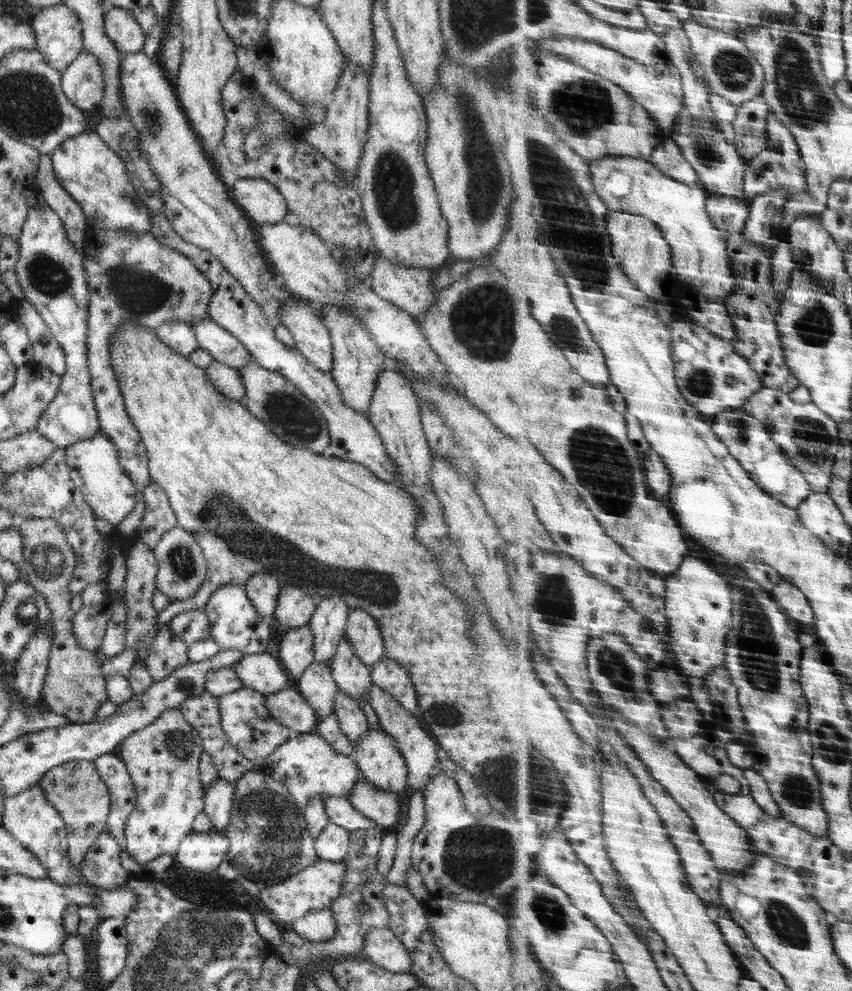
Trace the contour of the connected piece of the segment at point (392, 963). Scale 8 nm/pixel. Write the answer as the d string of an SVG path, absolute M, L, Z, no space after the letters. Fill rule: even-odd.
M386 927L370 928L367 937L364 937L363 953L372 963L390 972L408 973L412 966L403 942Z

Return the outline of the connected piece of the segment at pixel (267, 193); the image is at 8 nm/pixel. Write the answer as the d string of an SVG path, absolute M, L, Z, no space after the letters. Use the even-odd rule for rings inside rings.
M236 179L231 196L255 224L278 224L289 213L284 195L262 179Z

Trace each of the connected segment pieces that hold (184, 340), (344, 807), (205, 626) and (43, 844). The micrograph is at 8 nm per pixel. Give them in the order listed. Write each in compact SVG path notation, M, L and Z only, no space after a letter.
M176 321L164 323L155 330L155 335L168 348L172 348L172 351L182 354L186 358L194 350L200 349L191 323Z
M324 796L323 803L329 822L333 822L349 832L380 828L373 820L355 810L347 797Z
M200 609L176 614L165 624L172 635L180 637L189 647L198 641L210 639L212 626L206 613Z
M37 782L20 794L5 798L2 827L18 840L48 871L48 879L62 886L78 886L86 883L76 879L74 866L67 854L67 831L59 812L45 799L45 792Z

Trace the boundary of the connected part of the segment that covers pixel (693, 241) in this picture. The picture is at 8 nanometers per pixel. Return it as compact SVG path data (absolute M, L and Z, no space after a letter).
M608 156L590 163L598 192L612 211L647 216L661 226L675 253L676 270L682 283L722 302L739 289L735 262L728 252L732 234L720 230L707 211L710 192L706 187L684 184L652 161L634 156Z

